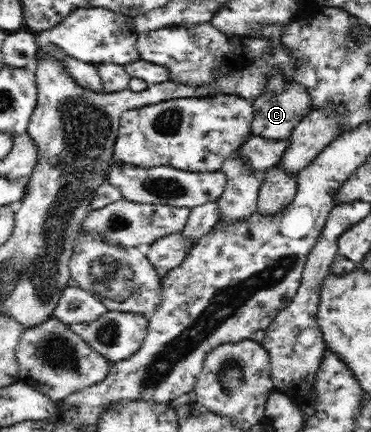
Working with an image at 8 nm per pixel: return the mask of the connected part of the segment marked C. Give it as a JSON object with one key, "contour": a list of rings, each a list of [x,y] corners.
{"contour":[[[287,81],[280,94],[263,92],[254,100],[253,110],[256,114],[251,124],[251,135],[286,140],[312,110],[311,99],[304,86]]]}

